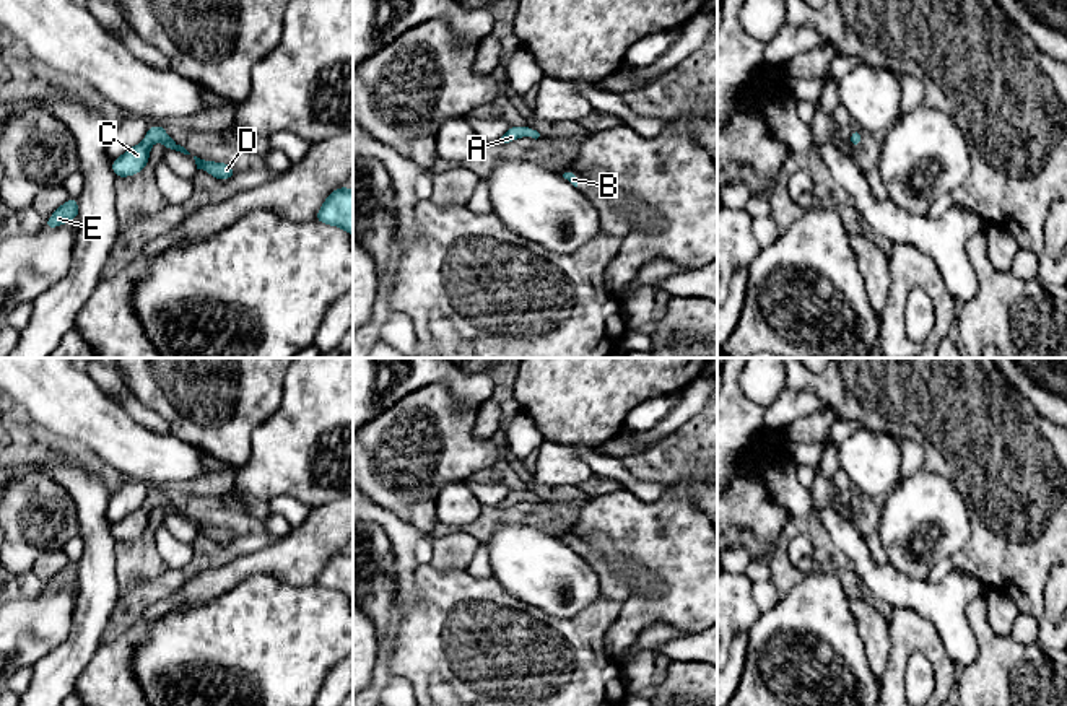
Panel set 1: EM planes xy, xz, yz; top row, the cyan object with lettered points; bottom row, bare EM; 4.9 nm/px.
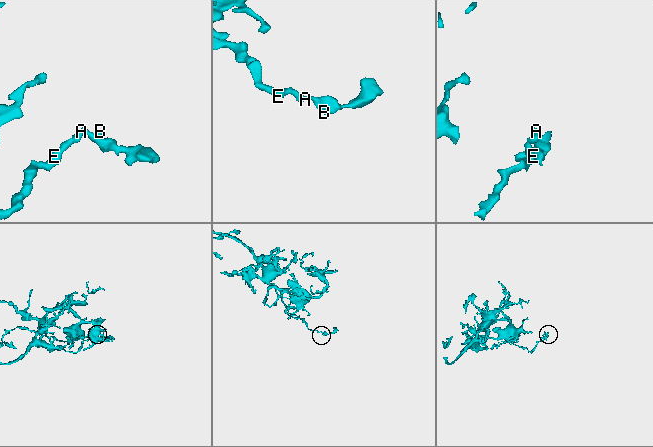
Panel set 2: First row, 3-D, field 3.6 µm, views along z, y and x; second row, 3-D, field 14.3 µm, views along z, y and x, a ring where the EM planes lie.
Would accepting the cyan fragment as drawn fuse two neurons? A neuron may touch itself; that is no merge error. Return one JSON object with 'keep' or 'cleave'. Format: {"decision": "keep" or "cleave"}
{"decision": "keep"}

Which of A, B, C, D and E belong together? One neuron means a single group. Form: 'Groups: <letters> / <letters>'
Groups: A B C D E

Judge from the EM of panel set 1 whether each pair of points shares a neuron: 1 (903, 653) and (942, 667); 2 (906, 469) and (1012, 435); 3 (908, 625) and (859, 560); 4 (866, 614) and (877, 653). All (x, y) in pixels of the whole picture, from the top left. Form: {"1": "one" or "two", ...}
{"1": "one", "2": "two", "3": "two", "4": "one"}

